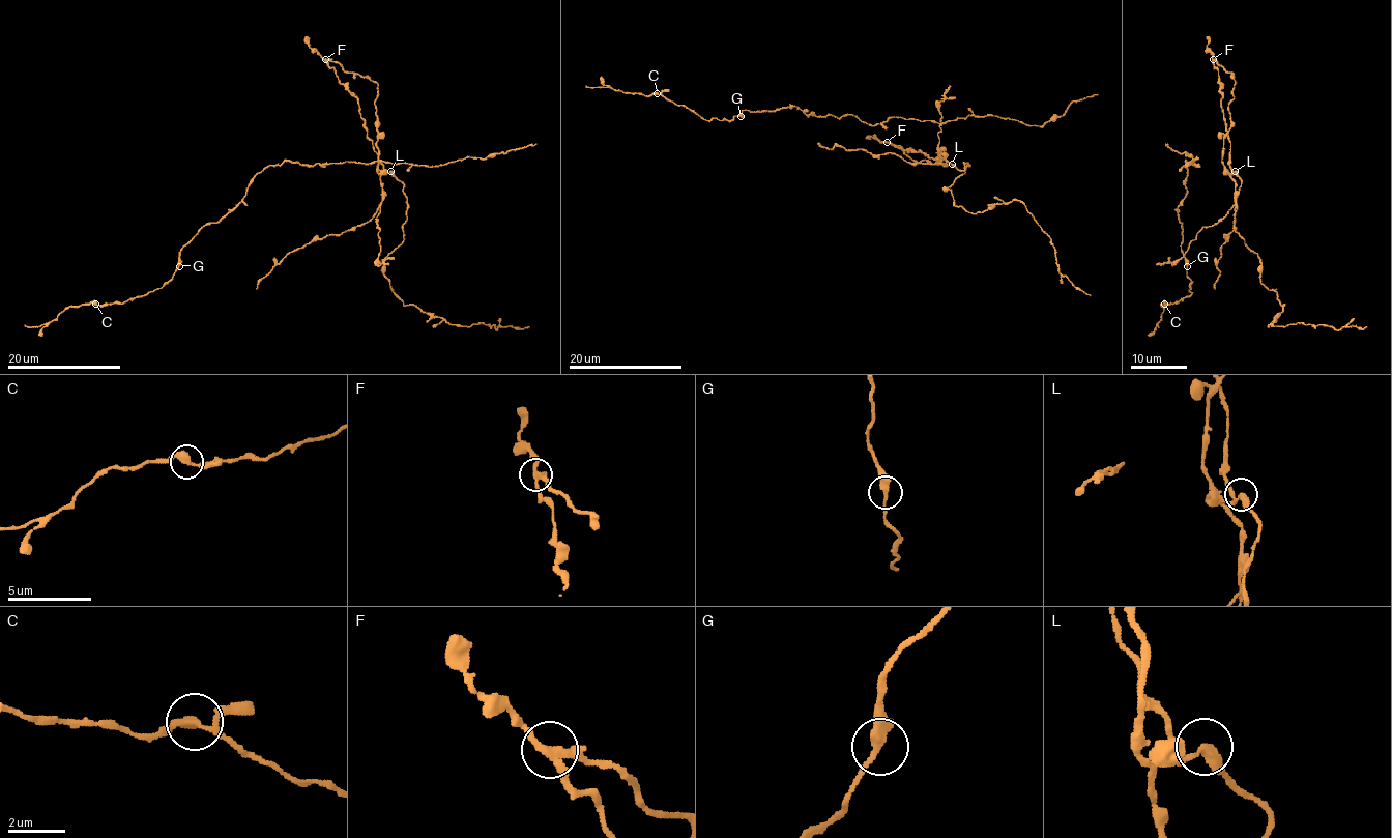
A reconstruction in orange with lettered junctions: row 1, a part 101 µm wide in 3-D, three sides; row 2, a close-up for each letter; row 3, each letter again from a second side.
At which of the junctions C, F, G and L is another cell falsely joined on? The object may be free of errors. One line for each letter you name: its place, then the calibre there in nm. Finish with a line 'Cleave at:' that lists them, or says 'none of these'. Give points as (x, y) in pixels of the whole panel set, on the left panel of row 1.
F: place (325, 59); calibre 240 nm
Cleave at: F

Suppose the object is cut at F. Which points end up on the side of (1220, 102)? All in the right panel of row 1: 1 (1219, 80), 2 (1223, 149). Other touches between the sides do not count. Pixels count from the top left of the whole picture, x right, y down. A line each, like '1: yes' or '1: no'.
1: yes
2: no

